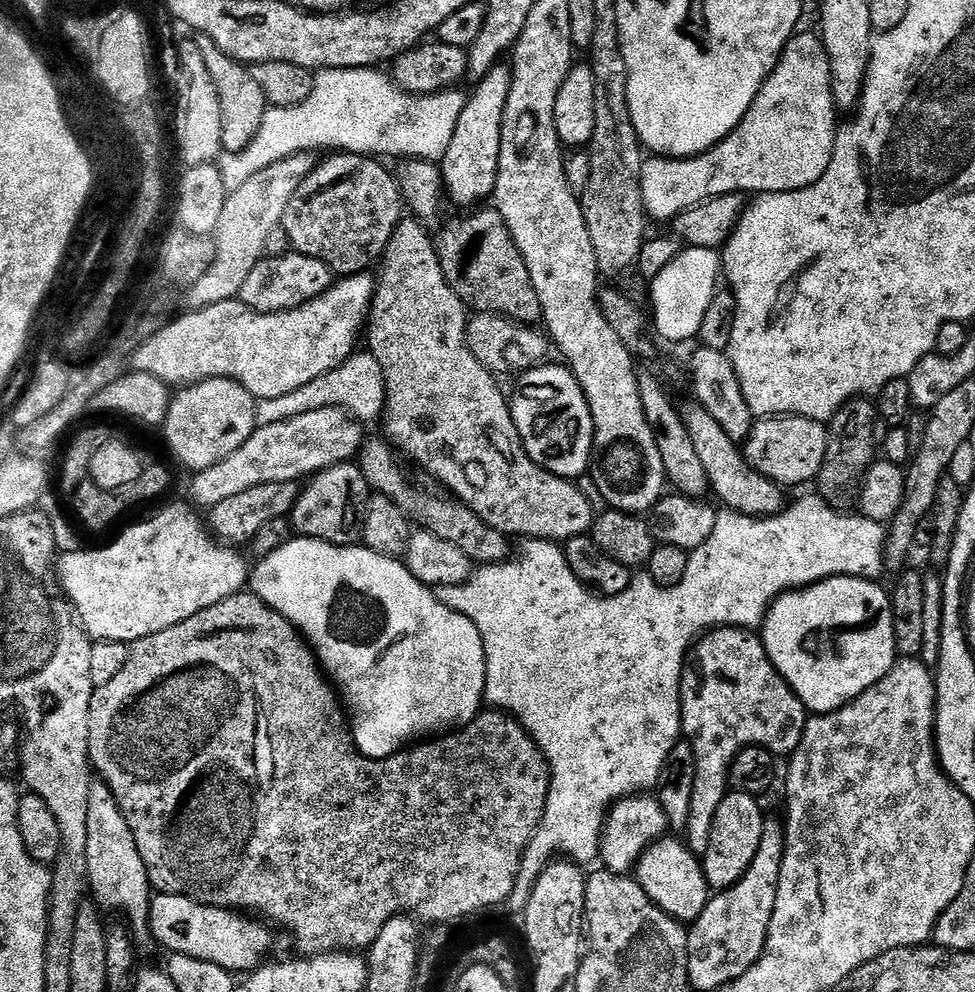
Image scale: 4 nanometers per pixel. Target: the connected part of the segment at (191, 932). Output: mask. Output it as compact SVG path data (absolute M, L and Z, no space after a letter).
M157 895L152 902L150 930L169 948L169 953L214 962L233 974L255 972L265 963L264 955L272 948L273 929L267 923L230 908L215 908L190 896Z

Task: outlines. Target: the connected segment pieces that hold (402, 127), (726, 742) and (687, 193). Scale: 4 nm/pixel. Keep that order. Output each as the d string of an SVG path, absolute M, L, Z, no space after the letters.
M323 68L315 73L316 87L310 94L308 100L300 103L294 107L269 107L267 114L264 115L263 124L259 128L258 134L253 138L250 146L244 151L225 153L219 161L218 167L223 174L223 179L230 192L240 189L250 180L250 178L261 173L262 170L268 169L272 165L278 164L280 161L288 159L288 157L296 156L300 152L319 152L322 148L336 148L332 150L341 150L351 155L373 156L376 158L384 158L380 156L396 156L395 158L403 159L421 159L431 160L433 162L443 161L444 156L450 148L452 138L454 138L454 131L457 129L458 118L461 117L462 110L465 109L465 102L467 95L460 93L460 90L441 90L437 93L430 95L422 95L420 93L407 92L401 88L396 82L388 75L382 73L378 68Z
M714 628L696 641L690 653L690 667L680 681L680 713L684 723L682 732L687 743L694 746L696 781L694 798L690 800L690 818L686 829L686 843L693 852L703 854L710 846L710 834L718 806L730 791L728 775L737 754L749 746L763 746L777 754L791 754L802 742L809 713L782 678L764 649L764 641L755 631L746 628Z
M797 31L789 40L780 53L775 70L768 75L768 80L744 115L743 122L725 140L698 156L645 159L640 181L644 211L651 219L653 216L656 220L672 222L676 216L720 195L793 192L823 178L836 153L838 109L836 99L832 96L832 67L828 53L824 50L824 41L815 31L804 31Z

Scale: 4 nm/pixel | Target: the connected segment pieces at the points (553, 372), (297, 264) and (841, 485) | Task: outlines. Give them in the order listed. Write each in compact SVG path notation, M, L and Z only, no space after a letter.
M555 362L541 364L519 377L520 389L510 400L512 417L518 426L520 441L539 468L545 468L565 480L575 481L594 464L596 427L582 386L571 368Z
M273 255L258 262L250 272L239 294L239 301L255 312L289 312L300 308L328 291L334 284L332 272L318 258L319 255Z
M857 398L843 404L830 421L830 435L824 464L818 477L818 494L832 508L852 510L857 507L860 488L878 456L874 428L878 425L878 408L871 399Z

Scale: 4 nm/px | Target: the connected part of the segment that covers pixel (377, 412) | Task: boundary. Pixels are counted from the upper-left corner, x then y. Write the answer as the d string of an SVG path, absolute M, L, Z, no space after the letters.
M360 350L349 356L339 368L314 378L314 382L308 382L306 386L300 386L298 390L284 394L282 398L259 401L257 403L257 425L263 426L283 420L292 420L298 414L310 414L310 410L322 410L323 408L337 410L349 408L360 420L376 419L377 421L384 413L386 400L384 371L378 358L374 358L371 351Z

